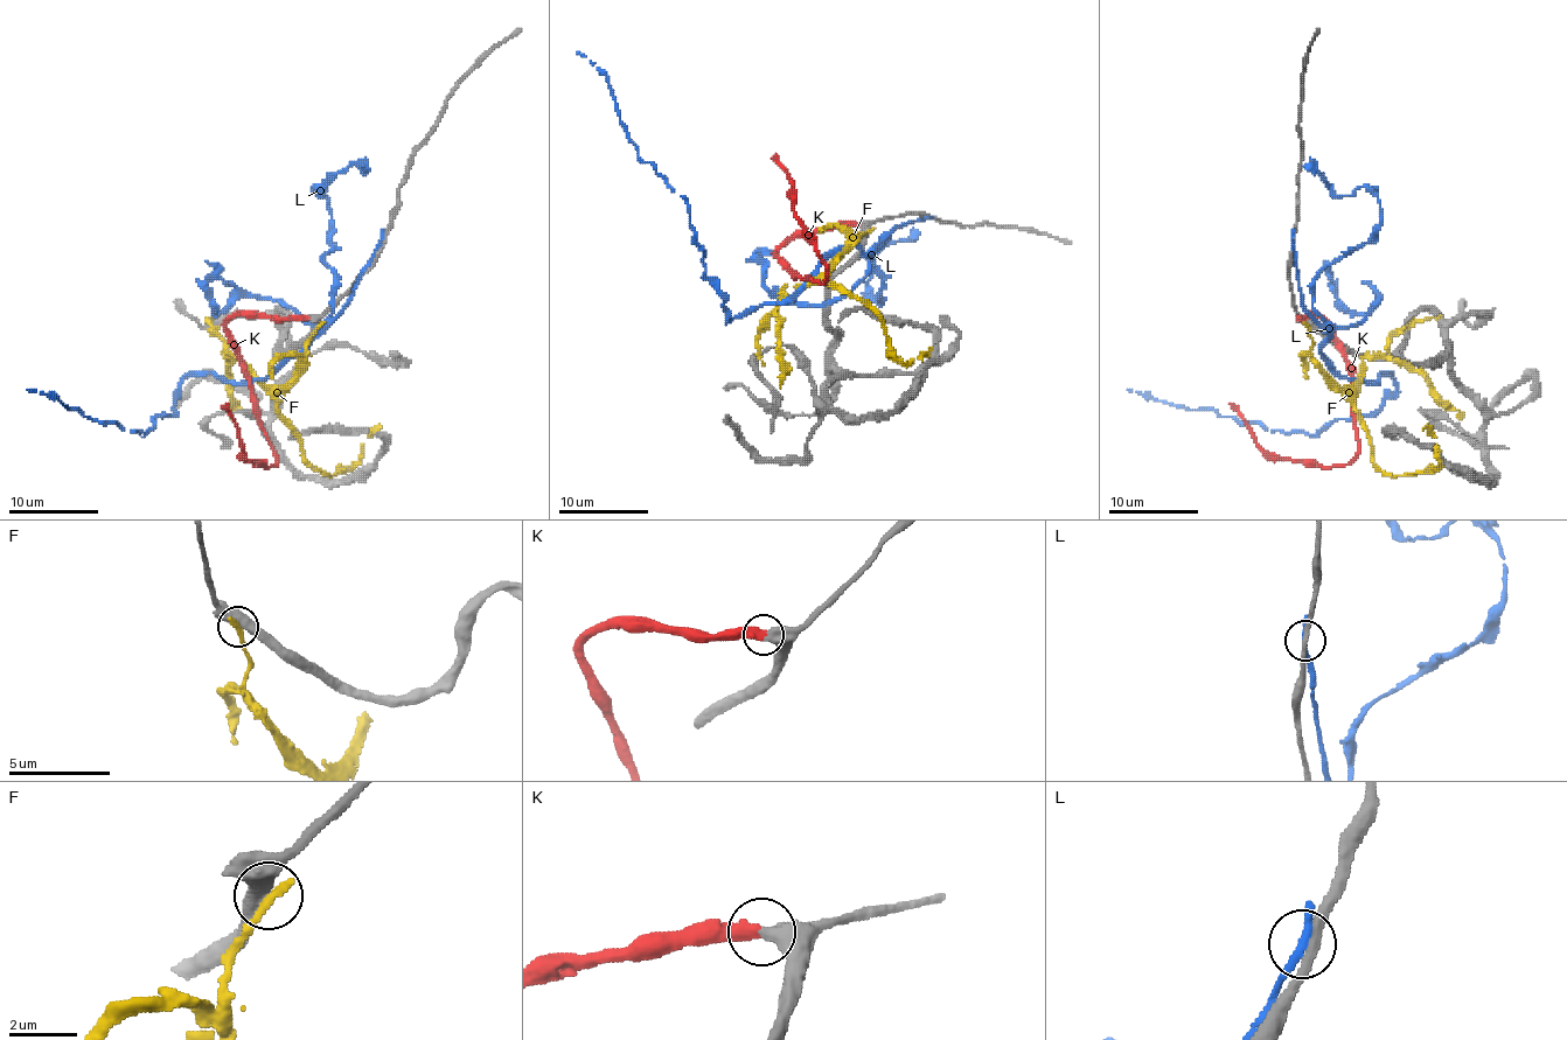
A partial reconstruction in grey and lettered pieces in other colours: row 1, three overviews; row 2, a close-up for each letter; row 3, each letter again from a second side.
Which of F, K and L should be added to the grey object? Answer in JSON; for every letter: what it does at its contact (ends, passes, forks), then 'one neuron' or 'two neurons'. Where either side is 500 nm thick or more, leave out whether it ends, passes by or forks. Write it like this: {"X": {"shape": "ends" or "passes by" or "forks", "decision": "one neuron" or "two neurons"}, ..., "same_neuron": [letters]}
{"F": {"decision": "two neurons"}, "K": {"decision": "one neuron"}, "L": {"shape": "ends", "decision": "two neurons"}, "same_neuron": ["K"]}

